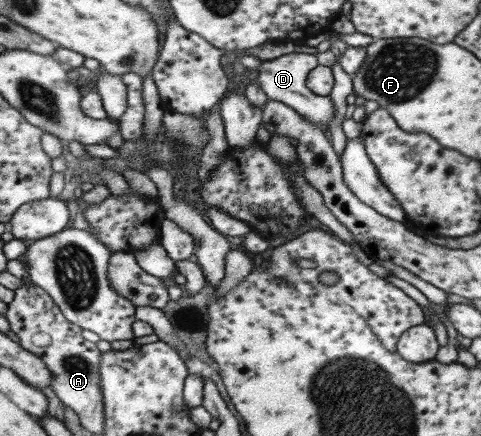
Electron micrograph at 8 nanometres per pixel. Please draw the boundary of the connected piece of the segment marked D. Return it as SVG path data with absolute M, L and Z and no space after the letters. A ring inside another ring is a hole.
M300 48L295 53L288 53L262 61L255 68L257 70L255 81L257 81L257 85L261 87L263 93L266 94L267 99L279 101L292 108L303 120L307 120L311 124L317 124L318 127L327 127L331 118L333 118L333 112L335 112L331 97L313 94L305 84L307 73L317 65L315 52Z

